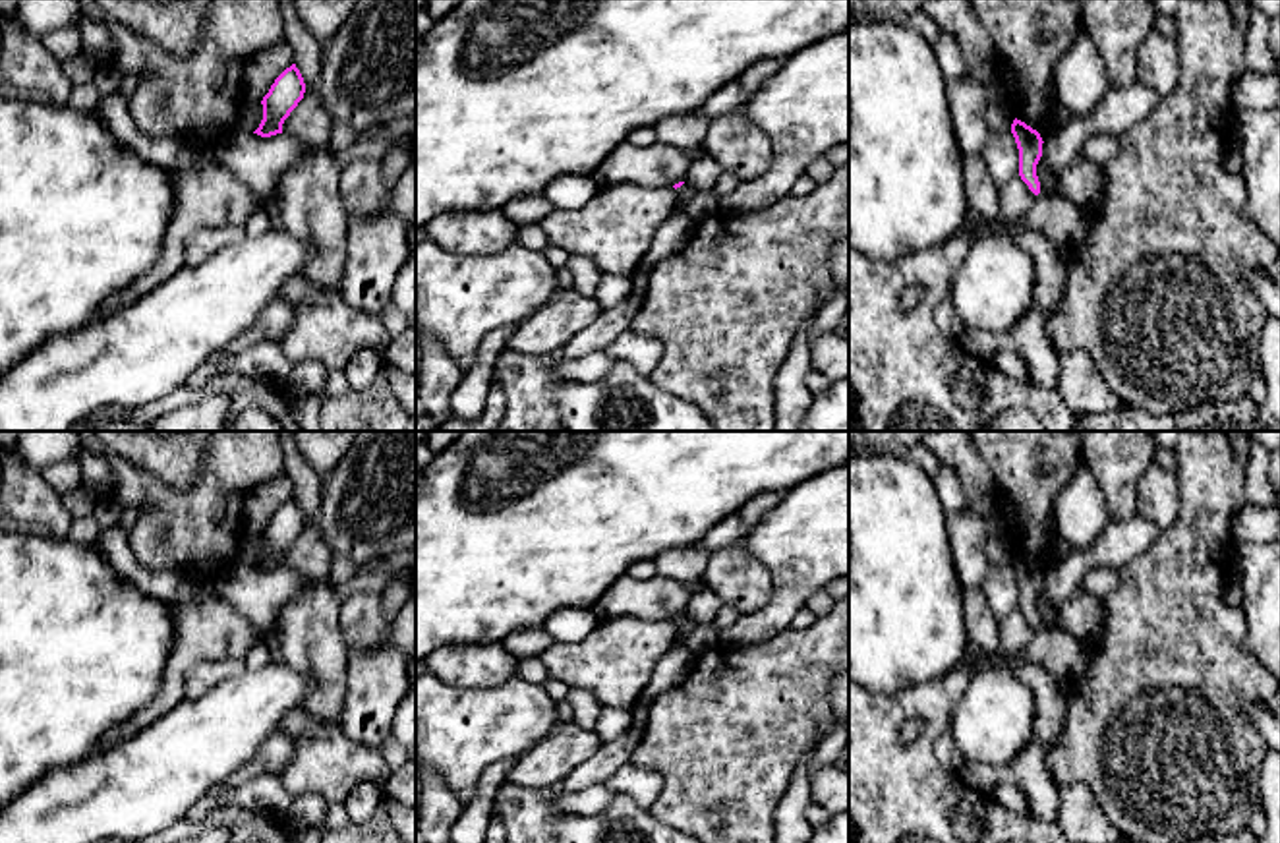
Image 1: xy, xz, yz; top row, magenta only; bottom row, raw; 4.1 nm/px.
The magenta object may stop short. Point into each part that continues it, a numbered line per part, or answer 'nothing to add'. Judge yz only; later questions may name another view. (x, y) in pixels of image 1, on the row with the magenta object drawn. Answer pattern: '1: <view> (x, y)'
nothing to add

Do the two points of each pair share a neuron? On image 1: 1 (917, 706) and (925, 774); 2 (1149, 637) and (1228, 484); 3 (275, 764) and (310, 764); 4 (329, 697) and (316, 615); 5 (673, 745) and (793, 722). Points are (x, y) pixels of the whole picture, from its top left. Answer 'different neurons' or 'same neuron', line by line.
1: same neuron
2: same neuron
3: different neurons
4: same neuron
5: same neuron

